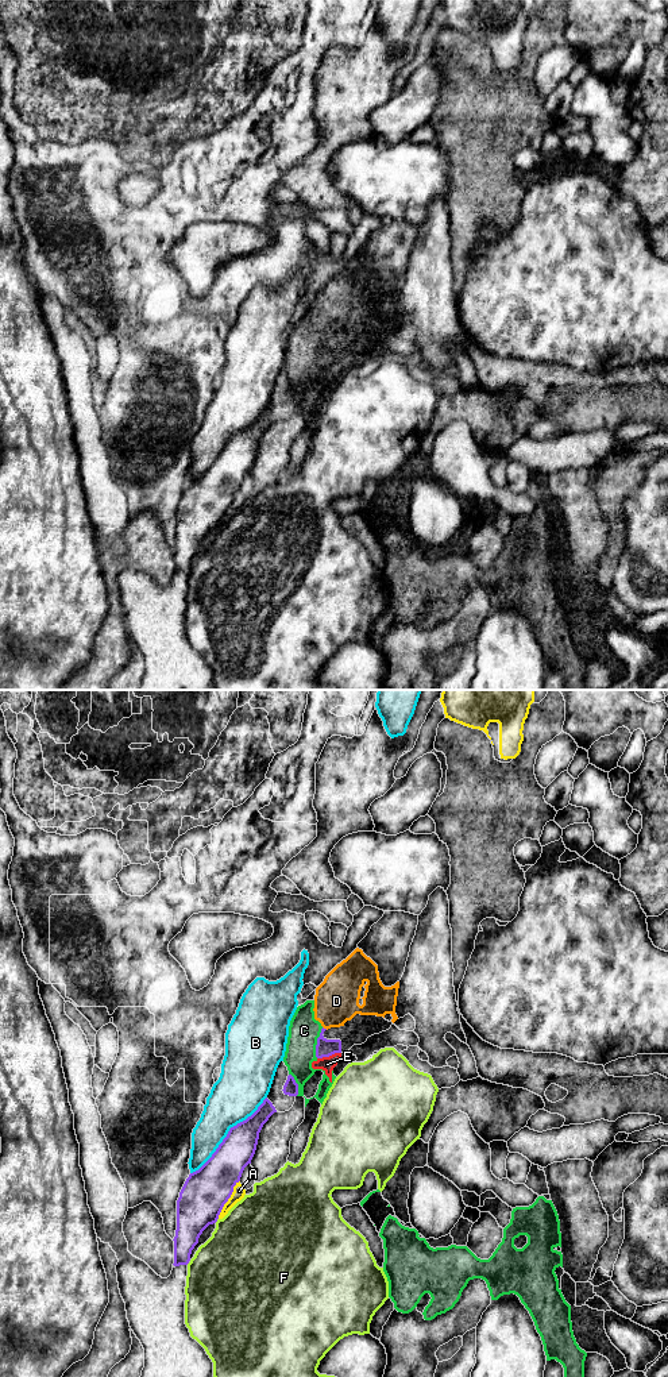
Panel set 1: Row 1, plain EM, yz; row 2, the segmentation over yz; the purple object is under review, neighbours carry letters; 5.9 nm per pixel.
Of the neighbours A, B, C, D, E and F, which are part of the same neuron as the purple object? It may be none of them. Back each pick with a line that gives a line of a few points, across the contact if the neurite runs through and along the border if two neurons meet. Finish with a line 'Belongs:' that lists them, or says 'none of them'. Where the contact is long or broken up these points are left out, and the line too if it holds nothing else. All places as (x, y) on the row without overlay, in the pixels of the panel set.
Belongs: none of them

